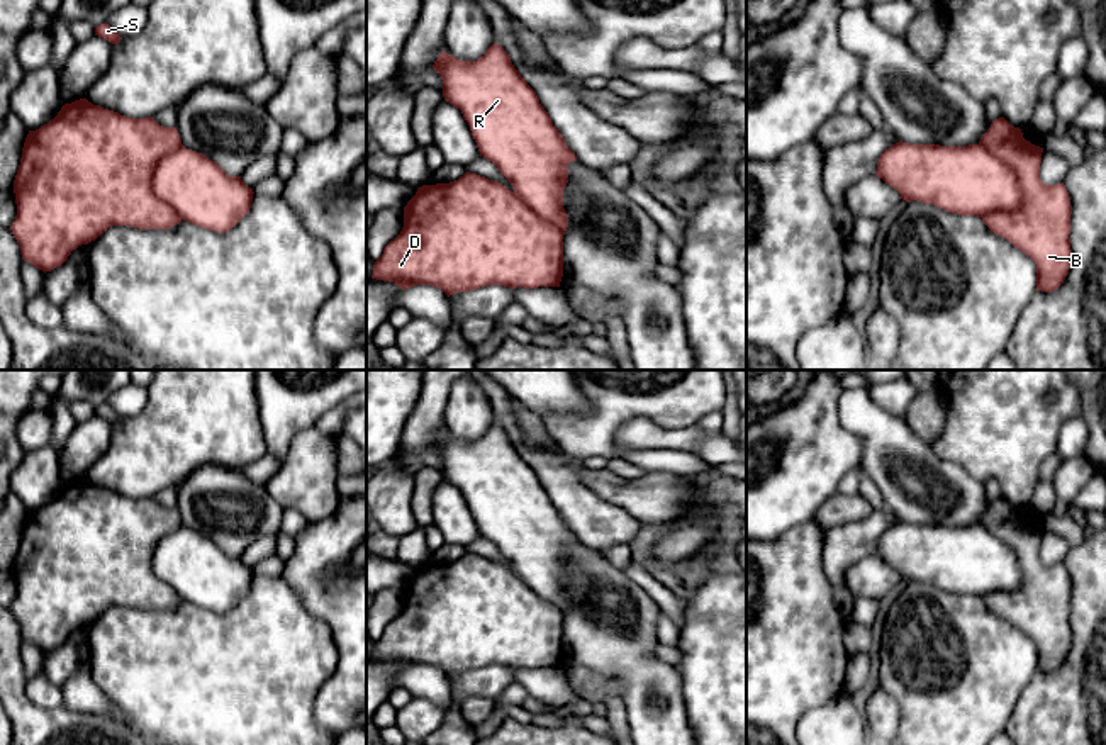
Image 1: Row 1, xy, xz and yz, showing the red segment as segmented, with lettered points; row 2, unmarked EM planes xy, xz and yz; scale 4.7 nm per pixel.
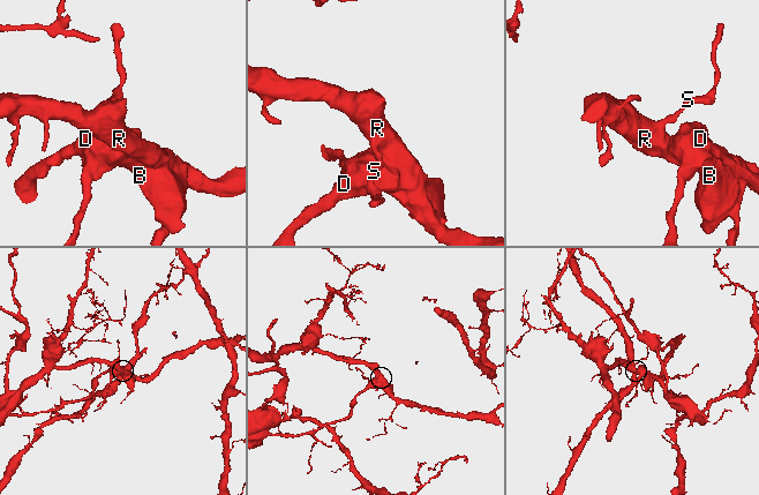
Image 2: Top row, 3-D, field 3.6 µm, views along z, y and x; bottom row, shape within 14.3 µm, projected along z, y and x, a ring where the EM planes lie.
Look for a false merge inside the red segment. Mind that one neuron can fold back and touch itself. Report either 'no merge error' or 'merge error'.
no merge error

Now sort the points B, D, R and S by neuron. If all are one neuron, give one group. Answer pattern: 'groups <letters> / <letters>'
groups B D R S

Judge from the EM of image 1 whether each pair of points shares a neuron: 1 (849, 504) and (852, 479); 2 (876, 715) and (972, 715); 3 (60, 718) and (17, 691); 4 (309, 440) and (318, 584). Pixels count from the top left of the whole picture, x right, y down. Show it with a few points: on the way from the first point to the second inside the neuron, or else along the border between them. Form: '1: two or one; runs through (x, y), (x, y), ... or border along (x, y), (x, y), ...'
1: two; border along (838, 491), (842, 494), (857, 494)
2: two; border along (879, 686), (898, 705), (899, 727)
3: one; runs through (48, 718), (38, 718), (22, 703)
4: two; border along (341, 499), (329, 515), (309, 521)

